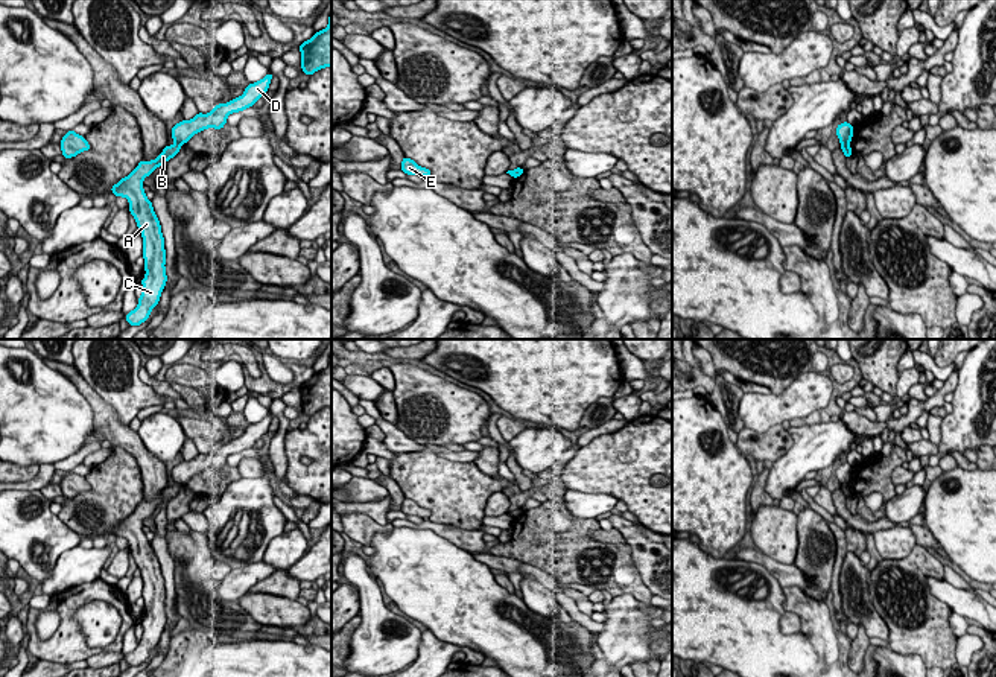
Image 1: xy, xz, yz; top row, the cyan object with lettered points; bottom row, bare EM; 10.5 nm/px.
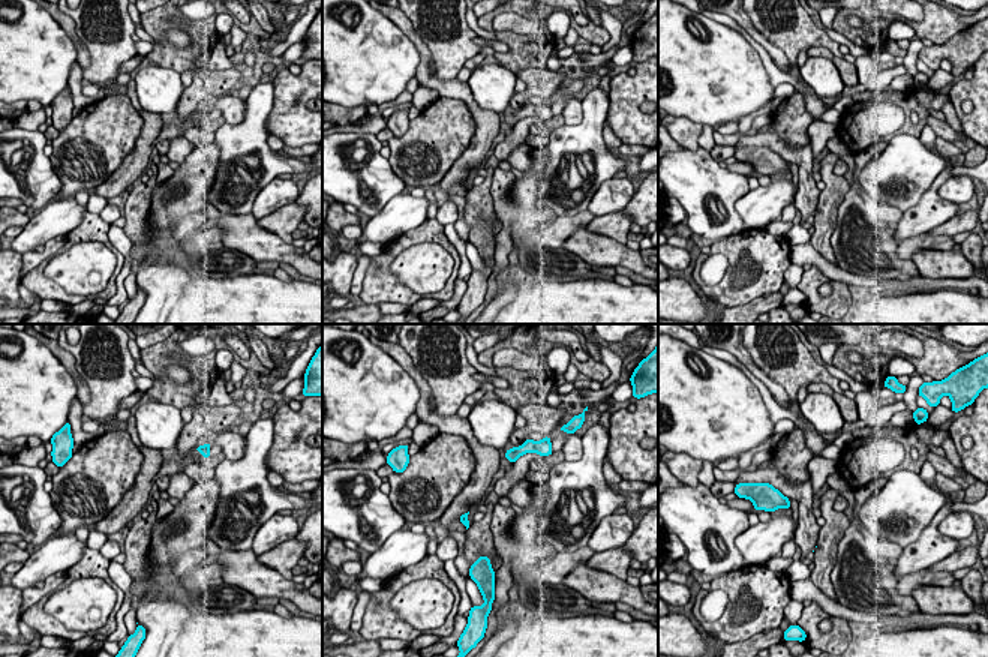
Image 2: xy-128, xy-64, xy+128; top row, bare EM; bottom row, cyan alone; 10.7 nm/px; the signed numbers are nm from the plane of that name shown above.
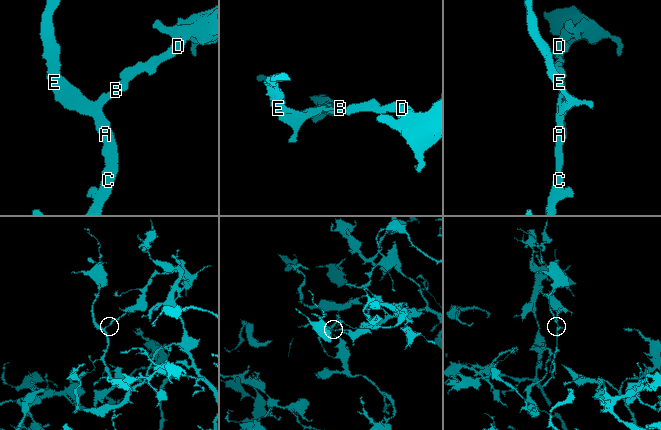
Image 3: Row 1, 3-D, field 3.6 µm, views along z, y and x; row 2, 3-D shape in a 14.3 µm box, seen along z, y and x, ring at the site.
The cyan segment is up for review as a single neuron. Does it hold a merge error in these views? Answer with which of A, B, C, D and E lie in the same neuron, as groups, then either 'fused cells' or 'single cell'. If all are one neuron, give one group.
groups A B C E / D; fused cells

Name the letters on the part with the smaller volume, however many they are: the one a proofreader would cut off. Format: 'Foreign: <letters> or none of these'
Foreign: A, B, C, E

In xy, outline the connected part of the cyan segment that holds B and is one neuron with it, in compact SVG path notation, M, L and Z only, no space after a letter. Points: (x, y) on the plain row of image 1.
M175 482L166 487L163 493L152 502L141 501L138 507L117 525L111 528L116 537L123 537L129 542L129 552L134 557L143 578L143 599L146 616L141 621L143 634L138 645L125 659L131 666L144 663L151 651L158 645L161 633L166 627L166 590L160 561L154 552L152 543L143 531L143 520L149 517L158 507L173 499L181 490L181 484Z

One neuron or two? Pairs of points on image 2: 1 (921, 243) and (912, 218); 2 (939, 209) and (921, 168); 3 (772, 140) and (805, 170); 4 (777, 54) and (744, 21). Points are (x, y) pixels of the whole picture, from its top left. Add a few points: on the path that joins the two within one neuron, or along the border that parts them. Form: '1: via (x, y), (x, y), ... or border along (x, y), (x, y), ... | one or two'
1: border along (927, 231), (898, 242) | two
2: border along (943, 158), (945, 168), (921, 198), (904, 212) | two
3: via (781, 149), (799, 161) | one
4: via (768, 45), (751, 30) | one

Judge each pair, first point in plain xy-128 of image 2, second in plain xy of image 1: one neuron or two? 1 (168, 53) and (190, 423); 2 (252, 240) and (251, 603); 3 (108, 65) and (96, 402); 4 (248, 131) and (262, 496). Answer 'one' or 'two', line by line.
1: two
2: one
3: two
4: one

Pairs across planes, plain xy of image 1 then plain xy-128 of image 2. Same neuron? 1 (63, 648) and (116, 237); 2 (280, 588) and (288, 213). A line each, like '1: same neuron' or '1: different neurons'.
1: different neurons
2: same neuron

